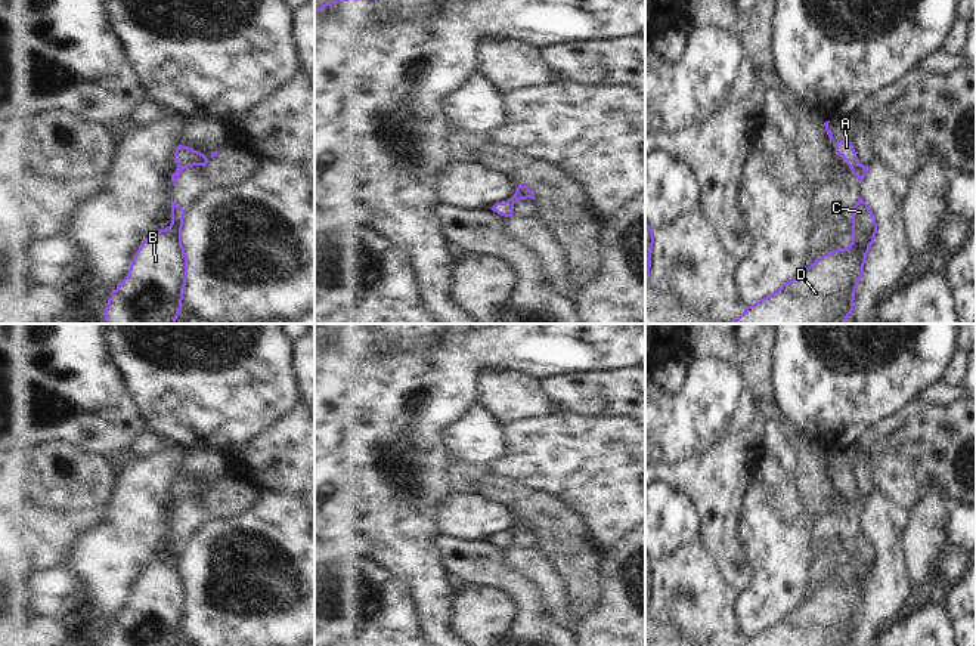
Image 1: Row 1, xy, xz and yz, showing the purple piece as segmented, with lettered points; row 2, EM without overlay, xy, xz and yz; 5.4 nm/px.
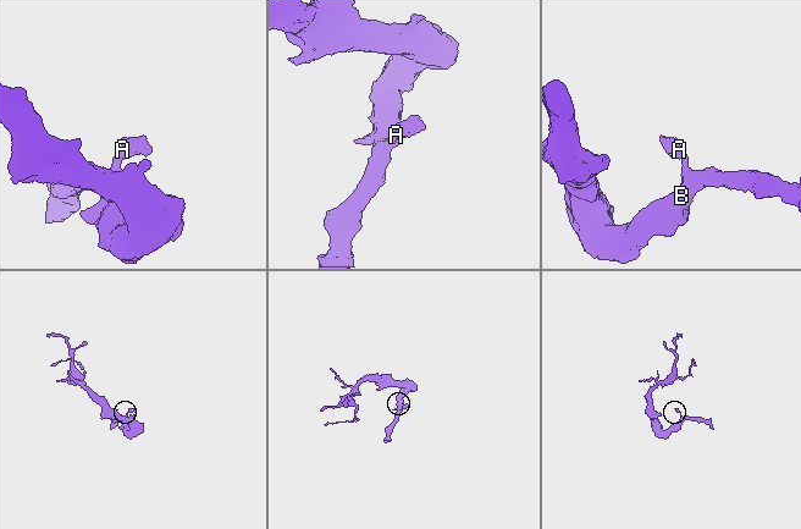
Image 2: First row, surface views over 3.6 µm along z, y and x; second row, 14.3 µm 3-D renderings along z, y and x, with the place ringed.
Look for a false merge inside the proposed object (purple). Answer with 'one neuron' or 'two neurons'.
one neuron

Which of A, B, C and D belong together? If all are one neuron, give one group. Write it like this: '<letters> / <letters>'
A B C D

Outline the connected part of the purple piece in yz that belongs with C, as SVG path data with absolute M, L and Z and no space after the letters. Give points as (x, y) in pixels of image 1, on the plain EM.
M861 528L850 545L852 574L848 578L821 587L741 646L850 646L877 565L876 547Z

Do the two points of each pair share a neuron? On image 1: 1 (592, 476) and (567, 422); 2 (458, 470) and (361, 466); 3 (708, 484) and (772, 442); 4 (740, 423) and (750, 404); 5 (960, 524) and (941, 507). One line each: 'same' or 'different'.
1: same
2: different
3: different
4: same
5: different

